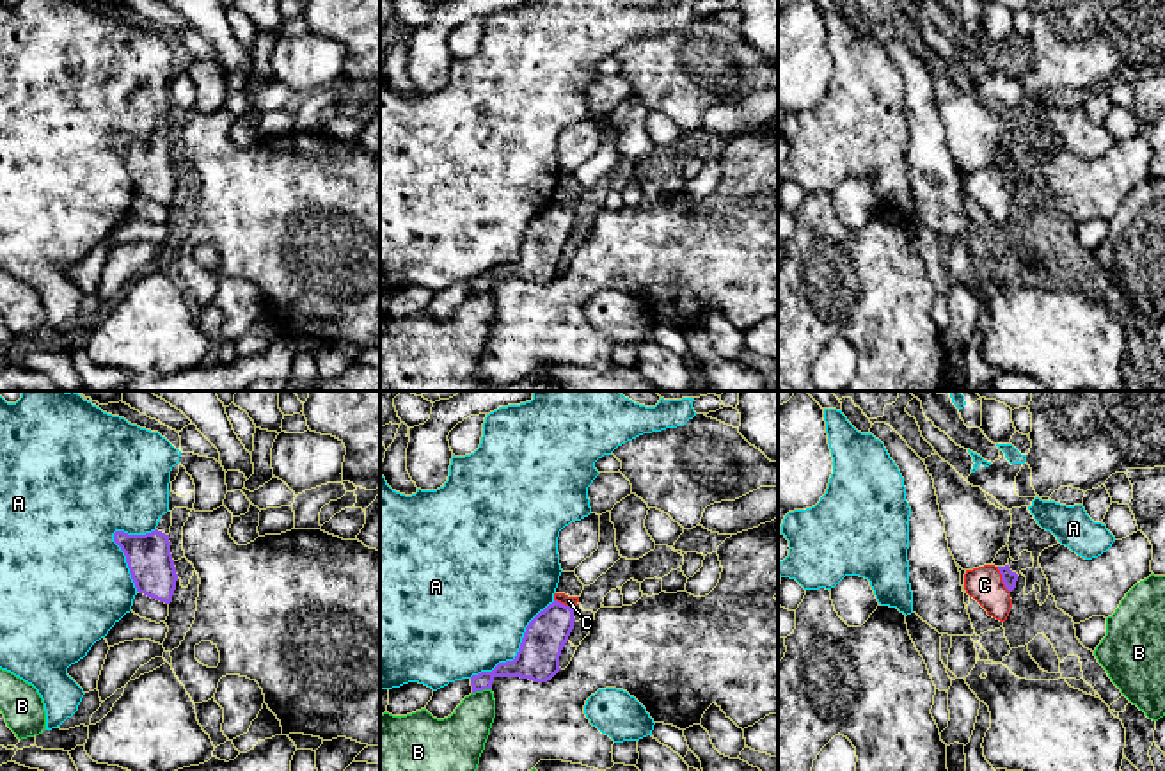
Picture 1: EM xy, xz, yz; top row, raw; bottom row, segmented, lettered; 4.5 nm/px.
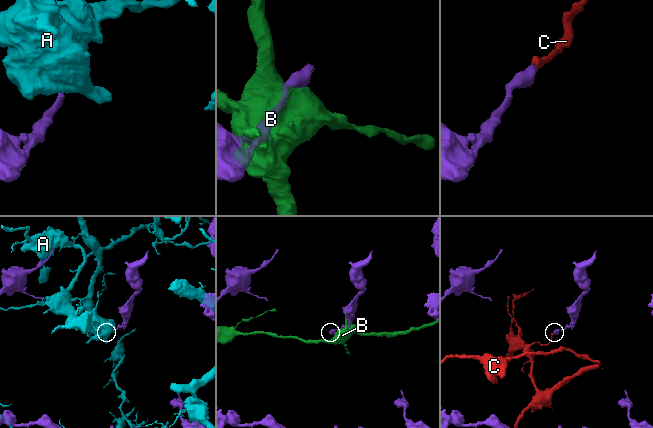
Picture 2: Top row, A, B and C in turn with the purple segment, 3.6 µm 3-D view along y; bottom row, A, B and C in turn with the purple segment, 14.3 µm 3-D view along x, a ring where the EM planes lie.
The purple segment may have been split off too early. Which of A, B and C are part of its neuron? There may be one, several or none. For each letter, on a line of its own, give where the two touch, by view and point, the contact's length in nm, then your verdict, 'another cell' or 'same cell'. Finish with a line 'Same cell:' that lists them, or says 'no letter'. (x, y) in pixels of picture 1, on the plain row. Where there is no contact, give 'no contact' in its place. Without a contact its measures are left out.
A: xz (519, 253) | 500 nm | another cell
B: xz (482, 292) | 90 nm | another cell
C: yz (1002, 182) | 130 nm | another cell
Same cell: no letter

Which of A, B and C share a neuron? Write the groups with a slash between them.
A / B / C

